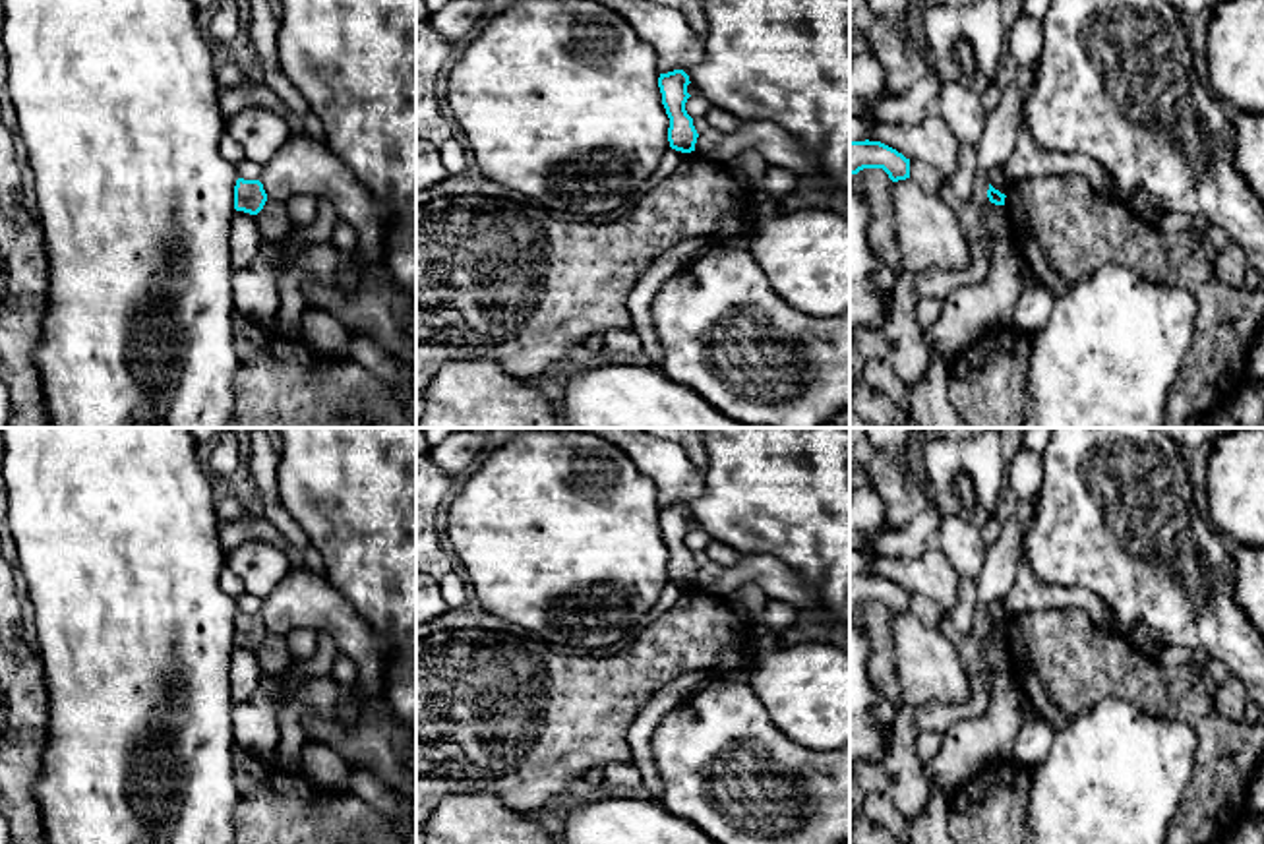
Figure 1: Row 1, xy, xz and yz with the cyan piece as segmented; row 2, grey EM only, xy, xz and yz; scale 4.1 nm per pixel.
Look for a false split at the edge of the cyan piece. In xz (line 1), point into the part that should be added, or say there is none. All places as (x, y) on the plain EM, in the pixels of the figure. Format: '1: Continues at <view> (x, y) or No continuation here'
1: No continuation here

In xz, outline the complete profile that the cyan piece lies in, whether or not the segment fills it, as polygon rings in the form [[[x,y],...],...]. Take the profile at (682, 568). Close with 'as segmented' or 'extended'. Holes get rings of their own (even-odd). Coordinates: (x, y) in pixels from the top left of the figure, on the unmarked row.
[[[674,503],[668,507],[660,507],[658,521],[662,527],[662,538],[670,552],[668,575],[670,581],[681,587],[695,585],[697,563],[693,559],[693,552],[685,544],[685,536],[691,530],[687,527],[689,509],[683,503]]]; as segmented

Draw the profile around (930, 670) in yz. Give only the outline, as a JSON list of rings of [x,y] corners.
[[[914,614],[890,618],[894,670],[908,707],[927,703],[966,703],[974,679],[966,674],[954,645],[941,629],[921,623]]]

